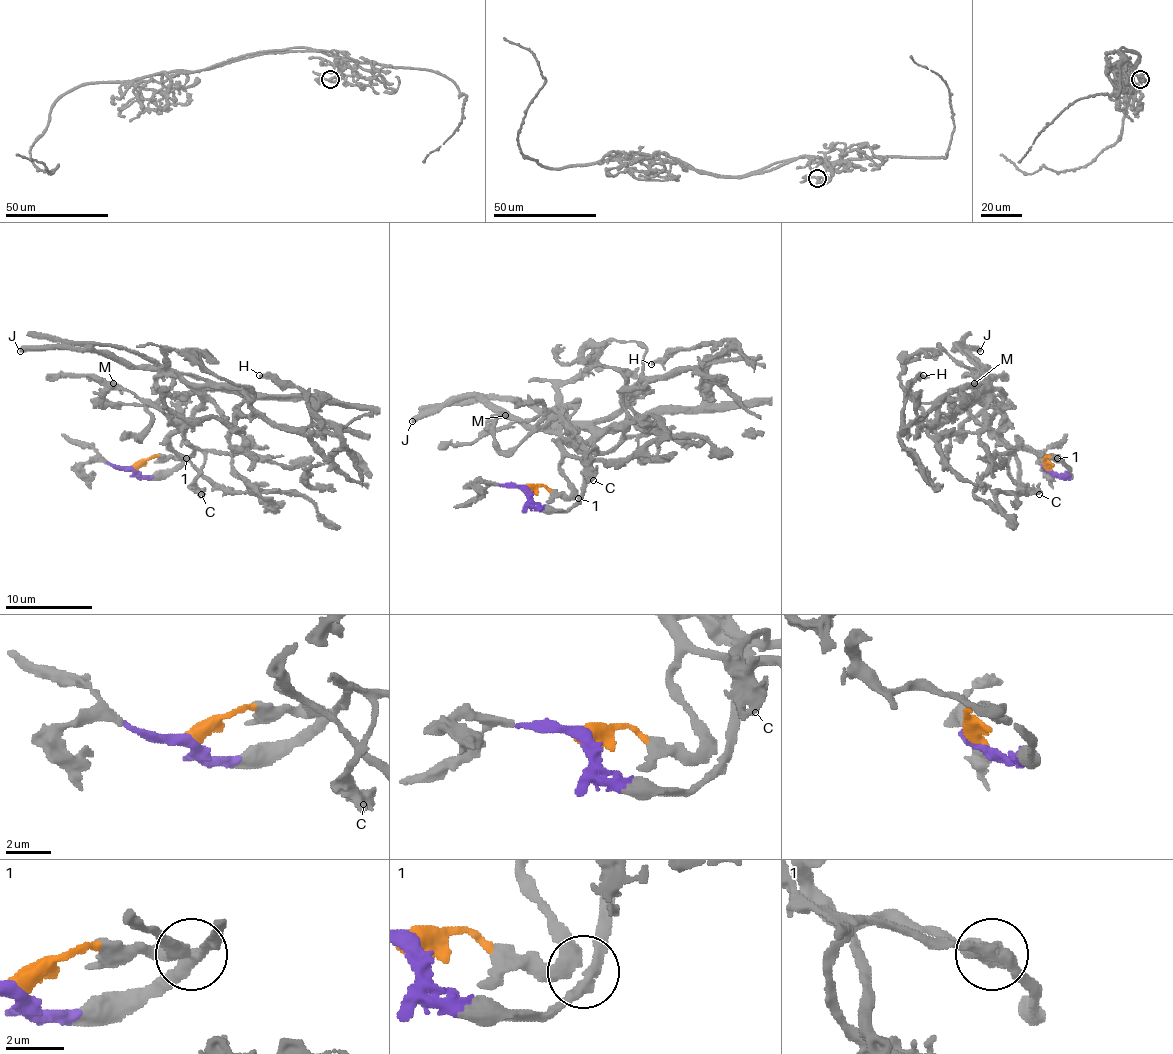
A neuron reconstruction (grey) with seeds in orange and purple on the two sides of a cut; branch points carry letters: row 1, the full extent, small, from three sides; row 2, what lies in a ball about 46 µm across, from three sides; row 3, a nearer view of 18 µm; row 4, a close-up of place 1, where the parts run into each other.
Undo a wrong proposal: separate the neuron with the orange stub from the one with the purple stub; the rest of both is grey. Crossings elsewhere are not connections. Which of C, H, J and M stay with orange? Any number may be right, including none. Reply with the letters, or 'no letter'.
J, M

